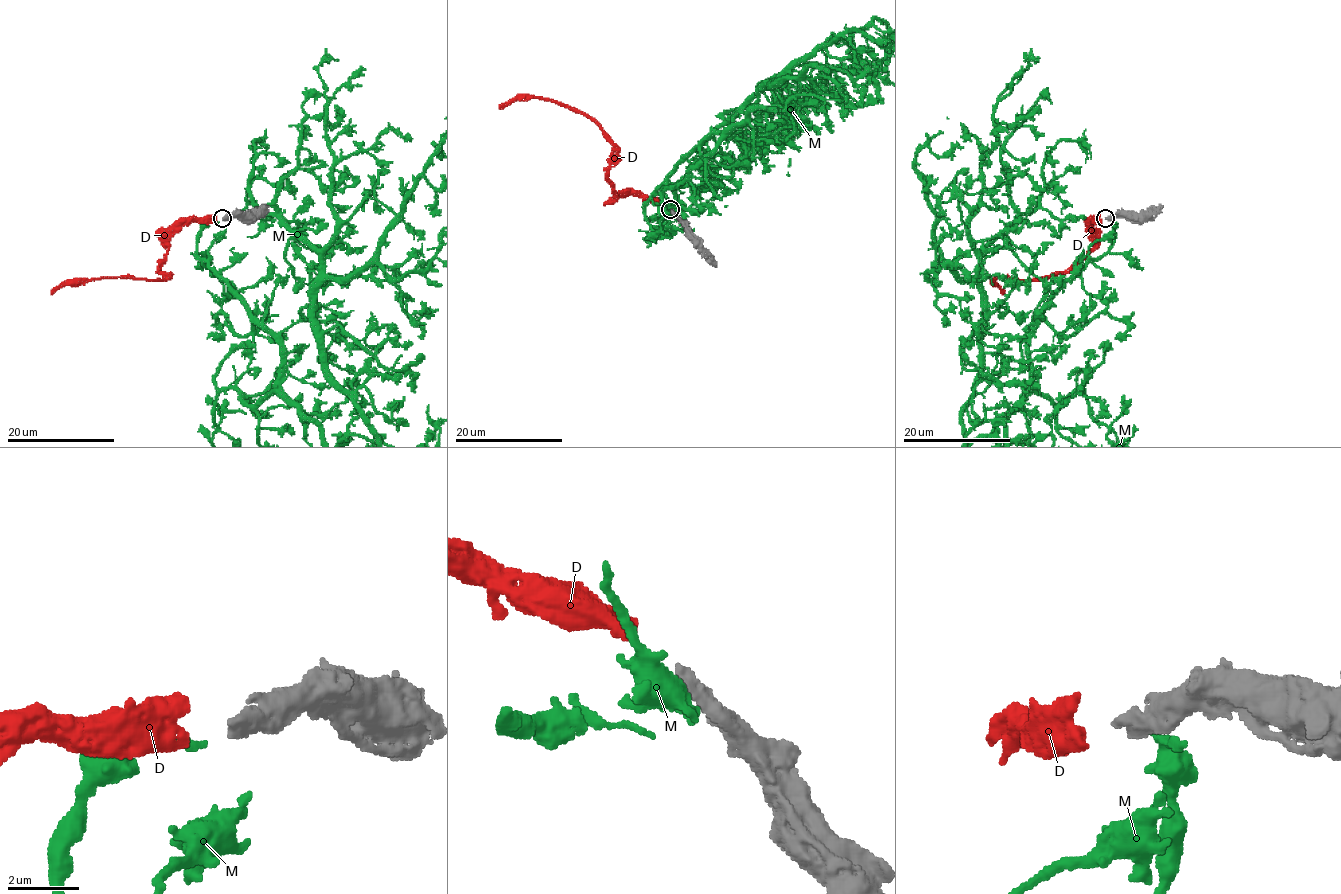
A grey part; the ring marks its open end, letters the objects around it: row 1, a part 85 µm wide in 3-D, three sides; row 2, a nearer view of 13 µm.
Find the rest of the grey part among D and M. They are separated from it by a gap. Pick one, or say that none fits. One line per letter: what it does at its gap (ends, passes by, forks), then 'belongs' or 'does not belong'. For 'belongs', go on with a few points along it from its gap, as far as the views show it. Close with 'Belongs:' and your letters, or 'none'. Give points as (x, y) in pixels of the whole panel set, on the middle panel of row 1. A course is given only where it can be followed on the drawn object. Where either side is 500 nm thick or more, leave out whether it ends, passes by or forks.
D: it ends there; belongs
M: it ends there; does not belong
Belongs: D

